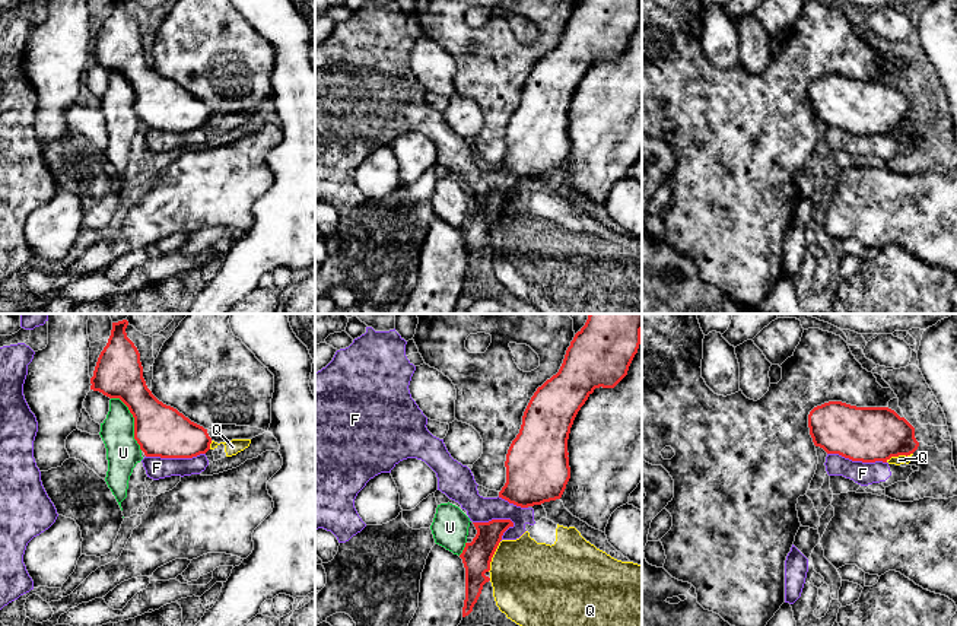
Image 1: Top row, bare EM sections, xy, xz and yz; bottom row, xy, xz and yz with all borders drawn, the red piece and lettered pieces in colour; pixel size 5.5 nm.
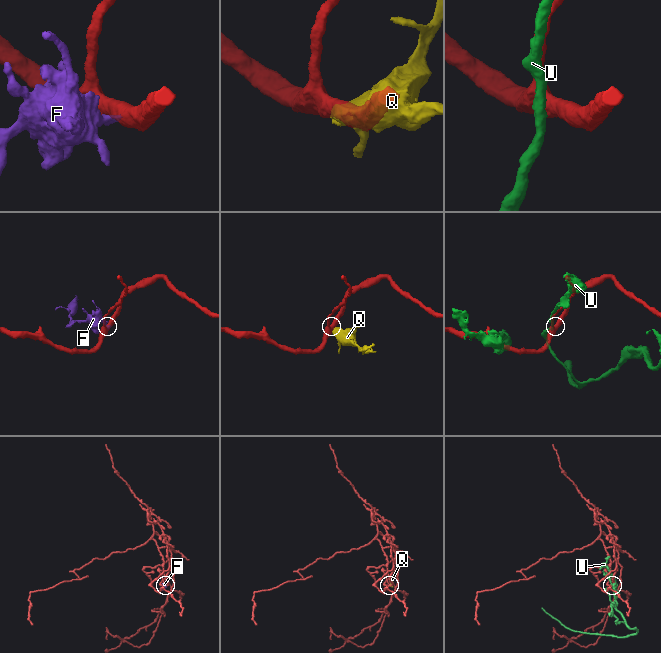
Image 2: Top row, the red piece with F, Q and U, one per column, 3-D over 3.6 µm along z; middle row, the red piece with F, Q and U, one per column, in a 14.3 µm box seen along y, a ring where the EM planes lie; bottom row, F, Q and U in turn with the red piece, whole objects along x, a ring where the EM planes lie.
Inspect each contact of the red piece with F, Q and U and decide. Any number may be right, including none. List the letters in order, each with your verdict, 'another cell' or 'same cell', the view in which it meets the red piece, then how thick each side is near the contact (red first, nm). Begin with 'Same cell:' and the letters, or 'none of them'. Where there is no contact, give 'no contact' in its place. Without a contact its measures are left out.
Same cell: none of them
F: another cell | xz | 160/160 nm
Q: another cell | xz | 160/420 nm
U: another cell | xy | 280/190 nm

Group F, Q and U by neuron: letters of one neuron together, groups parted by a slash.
F Q / U

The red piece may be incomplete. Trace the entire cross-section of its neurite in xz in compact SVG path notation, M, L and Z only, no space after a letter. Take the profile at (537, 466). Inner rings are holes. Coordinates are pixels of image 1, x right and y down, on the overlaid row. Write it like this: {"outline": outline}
{"outline": "M589 314L575 334L556 375L531 397L519 433L506 454L506 483L499 498L521 508L560 499L570 479L567 439L573 420L595 388L614 388L640 344L642 314Z"}

